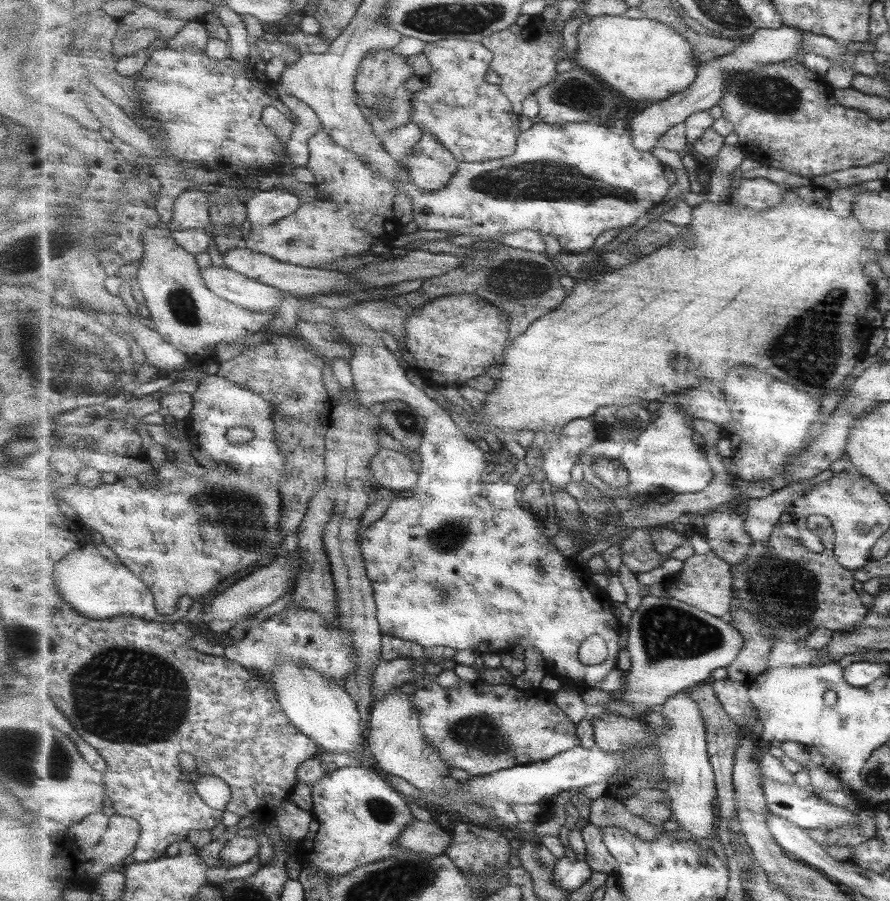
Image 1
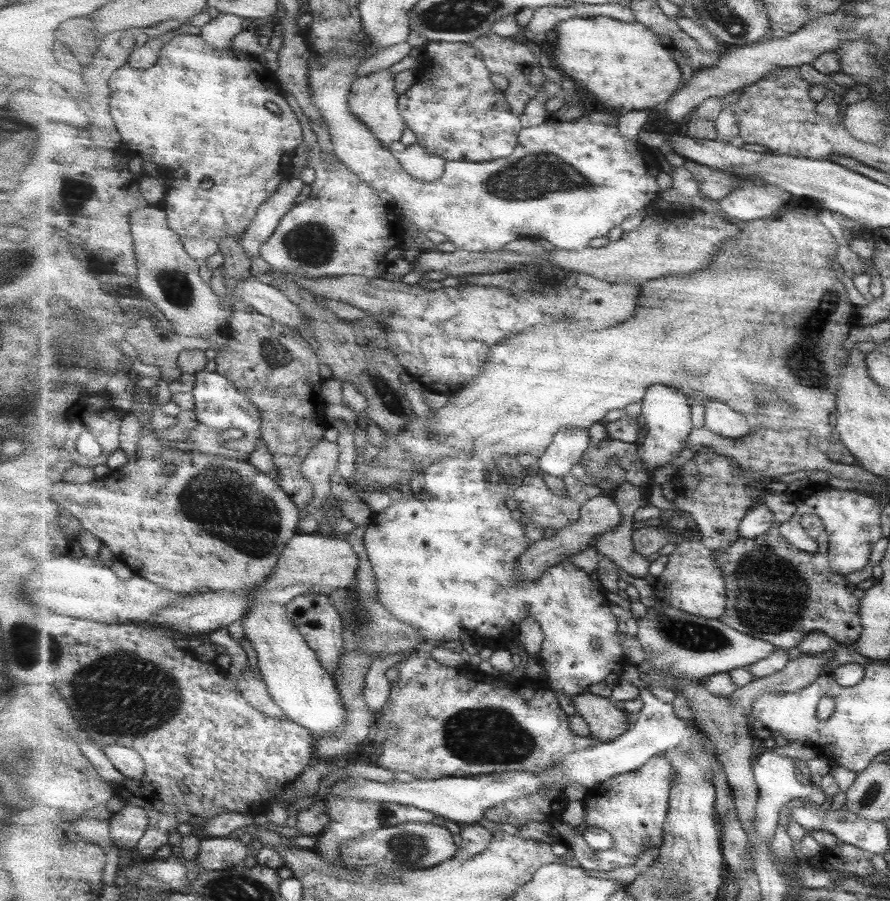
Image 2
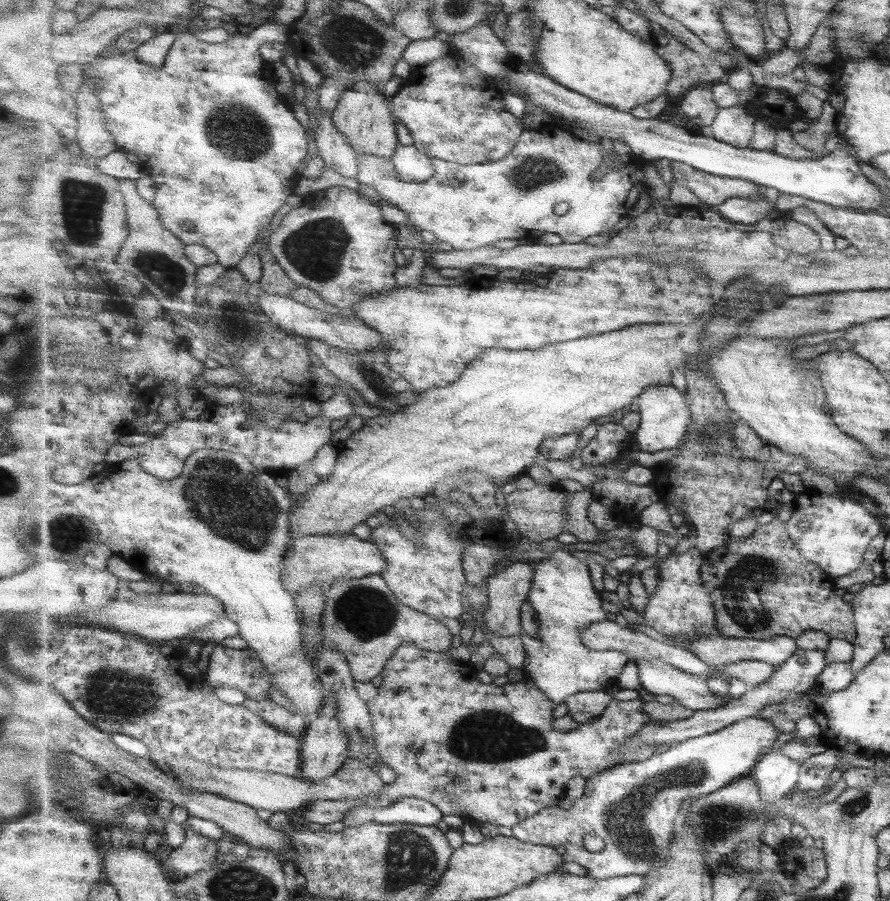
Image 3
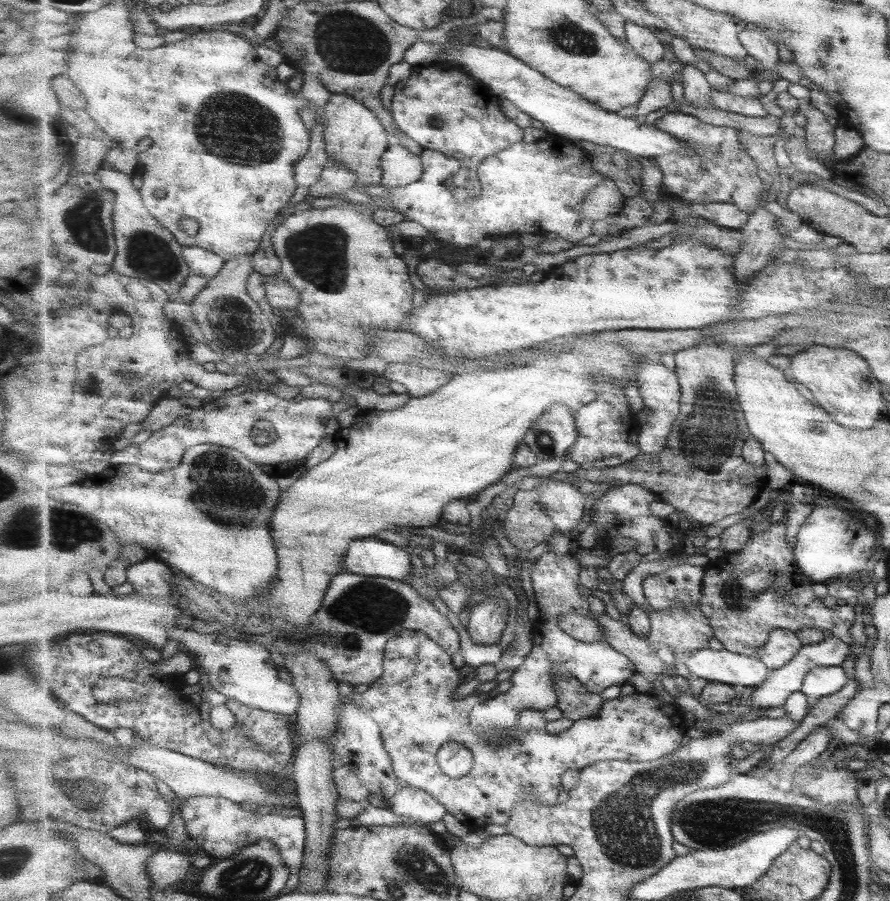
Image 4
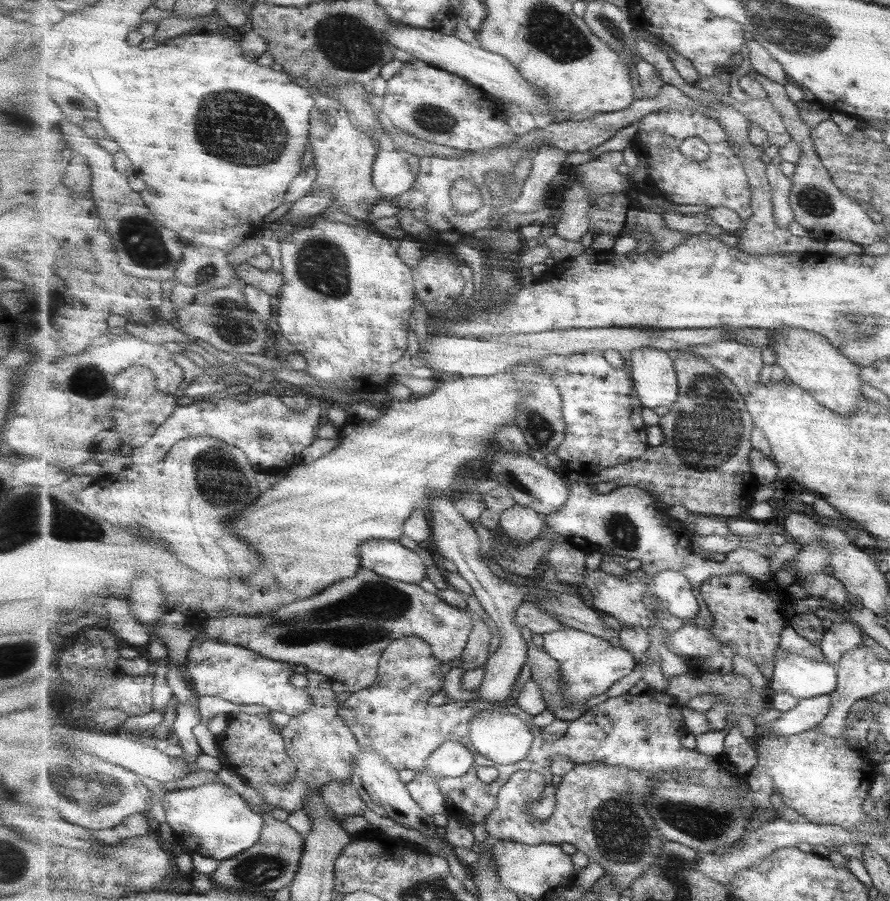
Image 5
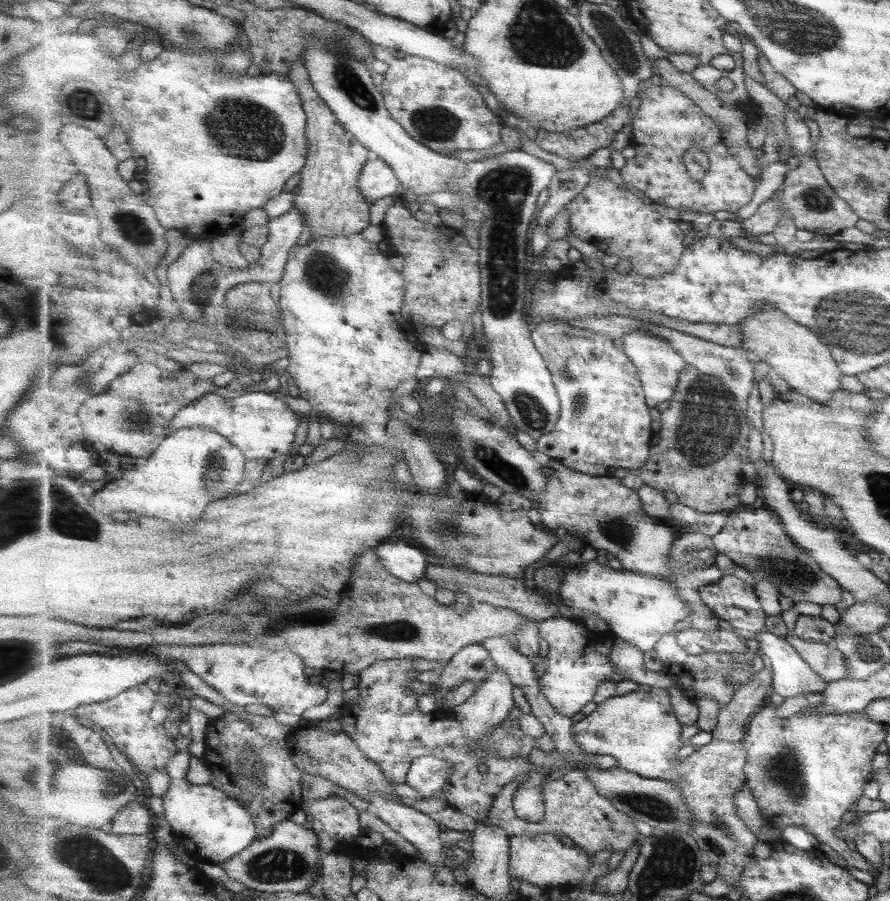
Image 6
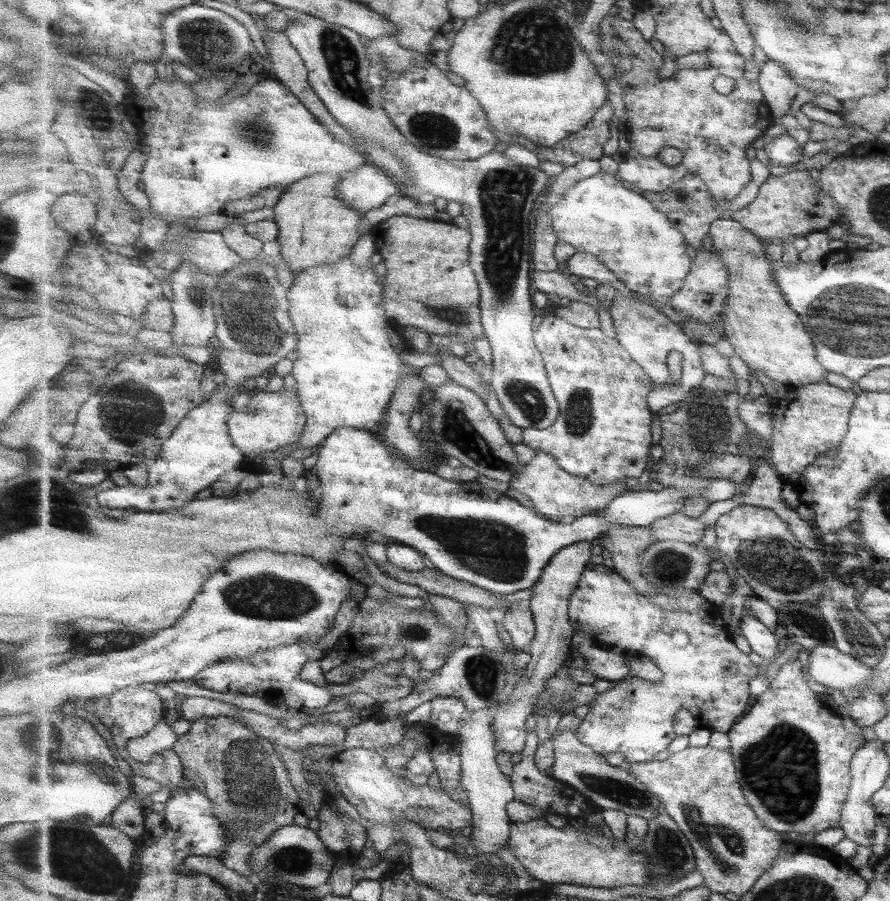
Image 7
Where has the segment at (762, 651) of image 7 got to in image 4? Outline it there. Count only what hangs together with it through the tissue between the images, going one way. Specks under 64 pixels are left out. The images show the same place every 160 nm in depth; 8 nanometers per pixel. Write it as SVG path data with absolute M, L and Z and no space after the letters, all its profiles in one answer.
M815 666L804 676L800 691L813 704L820 698L832 696L843 690L849 679L847 672L841 666Z

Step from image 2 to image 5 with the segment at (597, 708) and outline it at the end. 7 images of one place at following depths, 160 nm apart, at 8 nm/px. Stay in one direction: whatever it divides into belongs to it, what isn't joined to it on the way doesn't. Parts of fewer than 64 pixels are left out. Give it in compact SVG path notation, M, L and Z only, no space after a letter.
M523 629L523 636L529 642L528 662L532 678L542 688L547 709L564 721L574 721L588 712L585 701L575 704L568 702L562 693L561 665L557 663L542 647L533 644L533 633Z

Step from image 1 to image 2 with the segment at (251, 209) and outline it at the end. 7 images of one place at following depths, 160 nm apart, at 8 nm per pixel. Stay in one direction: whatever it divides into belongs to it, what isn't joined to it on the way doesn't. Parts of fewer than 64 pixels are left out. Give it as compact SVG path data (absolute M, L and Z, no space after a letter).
M302 179L284 181L279 190L260 206L248 232L240 238L249 258L260 256L261 247L273 236L283 216L295 206L295 198L305 186Z

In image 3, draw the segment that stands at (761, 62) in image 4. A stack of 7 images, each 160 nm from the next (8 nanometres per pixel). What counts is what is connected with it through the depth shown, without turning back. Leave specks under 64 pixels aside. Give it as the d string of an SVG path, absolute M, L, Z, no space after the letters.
M726 6L722 21L736 48L746 53L751 59L761 60L771 55L765 42L764 26L762 23L759 24L757 18L745 17L732 9L732 6Z

